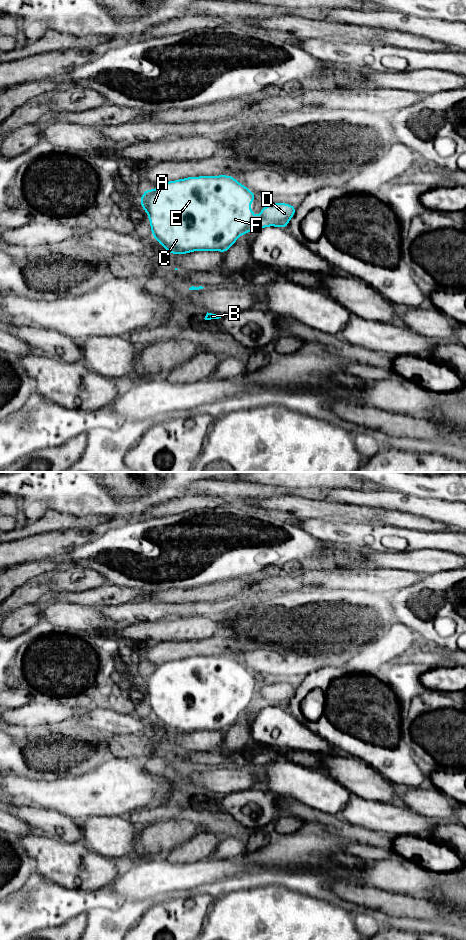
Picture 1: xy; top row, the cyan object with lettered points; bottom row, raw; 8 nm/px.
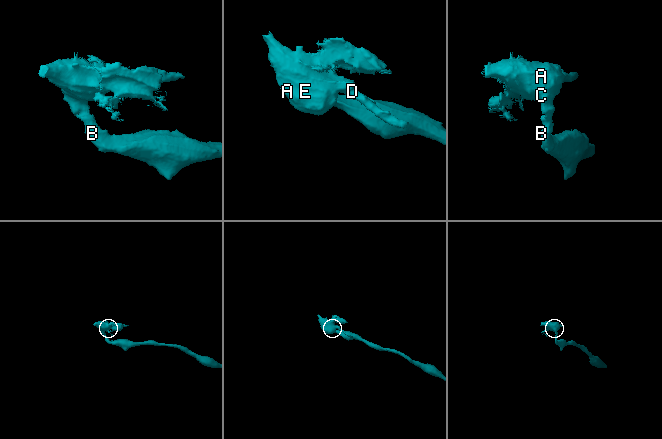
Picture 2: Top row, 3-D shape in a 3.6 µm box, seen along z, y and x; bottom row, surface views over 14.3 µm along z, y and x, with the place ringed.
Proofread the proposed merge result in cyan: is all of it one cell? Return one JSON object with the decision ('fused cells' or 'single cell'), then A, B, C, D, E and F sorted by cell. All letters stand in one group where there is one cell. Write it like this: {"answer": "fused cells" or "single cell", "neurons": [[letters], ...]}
{"answer": "single cell", "neurons": [["A", "B", "C", "D", "E", "F"]]}

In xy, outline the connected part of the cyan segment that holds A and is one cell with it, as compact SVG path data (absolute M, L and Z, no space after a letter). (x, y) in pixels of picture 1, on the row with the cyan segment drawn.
M228 175L190 176L185 179L164 182L156 189L147 189L143 193L144 195L140 197L140 205L149 217L153 238L170 254L188 254L204 250L225 253L241 235L248 232L258 231L269 226L286 229L297 209L287 203L273 203L263 207L259 216L255 218L254 211L250 209L251 202L256 200L255 193Z

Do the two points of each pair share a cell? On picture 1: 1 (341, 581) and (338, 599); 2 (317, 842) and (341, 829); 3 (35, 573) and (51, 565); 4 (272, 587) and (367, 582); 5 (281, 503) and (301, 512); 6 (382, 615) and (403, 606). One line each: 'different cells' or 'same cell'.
1: different cells
2: different cells
3: same cell
4: same cell
5: same cell
6: different cells

